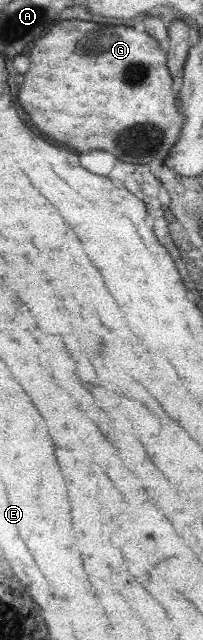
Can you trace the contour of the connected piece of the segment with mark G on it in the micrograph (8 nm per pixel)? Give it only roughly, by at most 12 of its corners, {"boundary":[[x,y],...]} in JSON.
{"boundary":[[59,19],[18,104],[78,154],[164,160],[183,116],[158,41]]}

